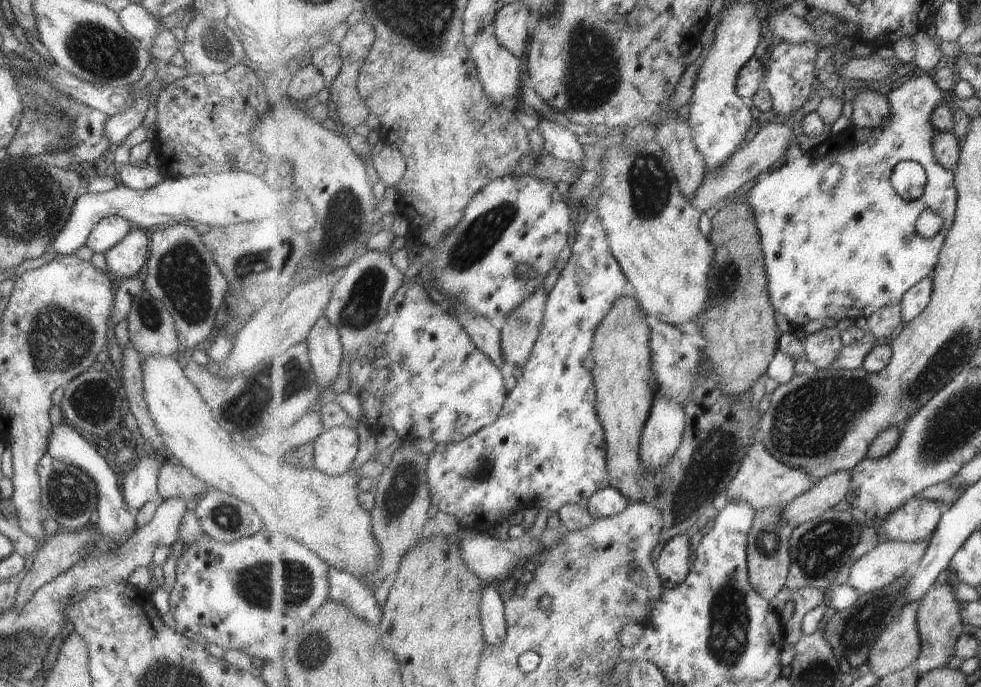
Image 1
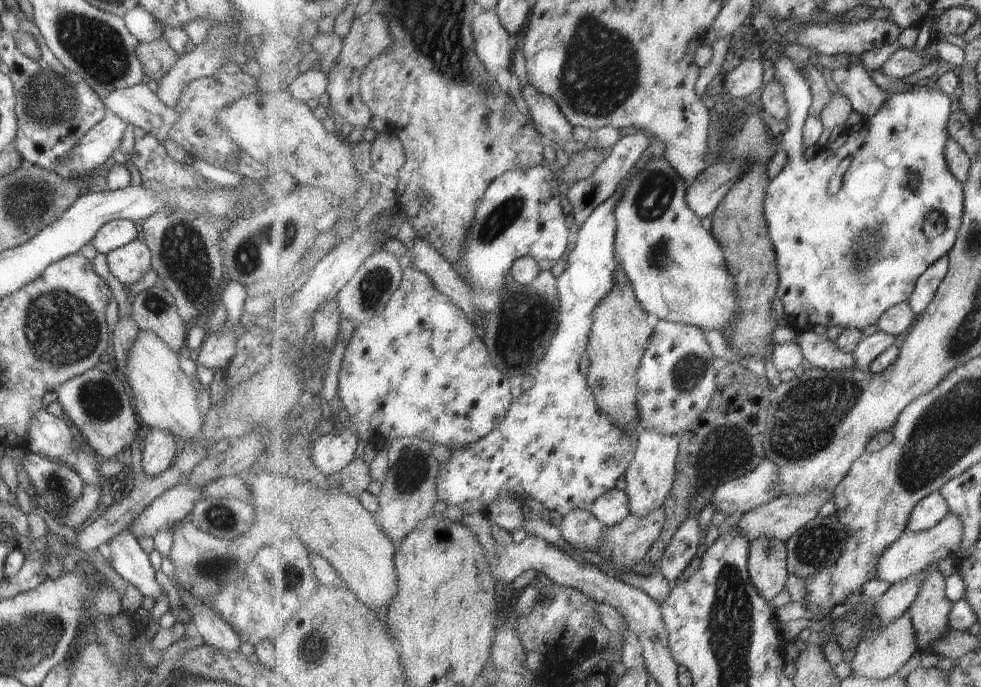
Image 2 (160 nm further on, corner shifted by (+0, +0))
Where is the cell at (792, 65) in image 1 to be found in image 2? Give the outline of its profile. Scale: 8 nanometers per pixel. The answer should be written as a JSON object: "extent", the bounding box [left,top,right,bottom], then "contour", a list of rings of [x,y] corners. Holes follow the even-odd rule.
{"extent":[764,54,965,333],"contour":[[[780,54],[775,62],[775,79],[779,79],[784,84],[784,91],[788,100],[789,116],[783,126],[783,132],[778,138],[779,147],[786,152],[787,163],[783,170],[770,180],[767,196],[764,202],[764,213],[770,228],[770,239],[774,242],[776,253],[778,254],[778,273],[780,283],[778,286],[778,298],[782,301],[784,312],[787,314],[787,324],[793,327],[797,332],[806,333],[812,331],[815,326],[825,326],[825,328],[833,328],[839,326],[843,331],[845,329],[865,330],[867,326],[875,326],[878,324],[879,318],[883,316],[892,306],[908,301],[914,293],[917,281],[922,274],[927,272],[934,262],[940,258],[947,257],[951,250],[954,249],[958,232],[962,228],[963,214],[965,210],[964,184],[950,171],[946,159],[946,144],[950,139],[948,135],[948,124],[953,114],[951,108],[952,97],[945,94],[940,88],[914,87],[911,91],[904,93],[895,93],[889,96],[884,102],[881,110],[868,117],[863,122],[858,122],[853,127],[847,128],[836,138],[827,149],[821,149],[812,159],[805,159],[804,151],[804,126],[806,125],[807,110],[811,110],[811,86],[807,82],[807,73],[802,72],[801,67],[793,64],[786,56]],[[911,172],[916,176],[917,180],[914,187],[908,186],[904,179]],[[937,210],[946,217],[946,229],[941,235],[927,238],[923,232],[923,224],[925,218],[929,216],[929,212]]]}

